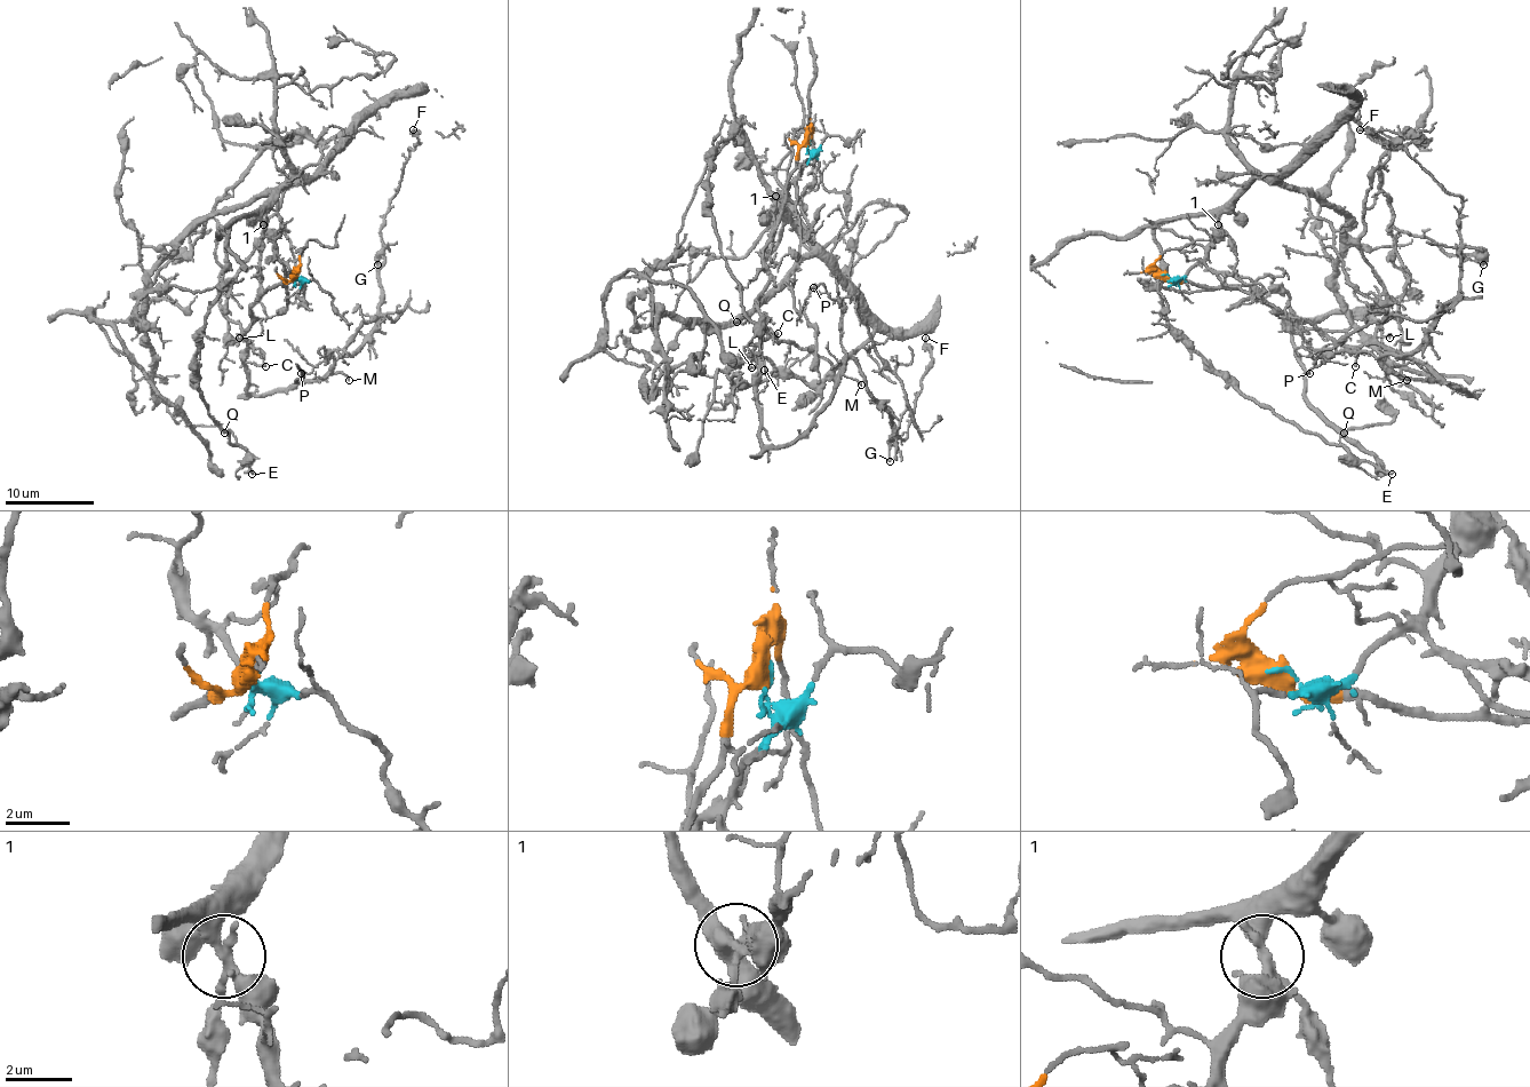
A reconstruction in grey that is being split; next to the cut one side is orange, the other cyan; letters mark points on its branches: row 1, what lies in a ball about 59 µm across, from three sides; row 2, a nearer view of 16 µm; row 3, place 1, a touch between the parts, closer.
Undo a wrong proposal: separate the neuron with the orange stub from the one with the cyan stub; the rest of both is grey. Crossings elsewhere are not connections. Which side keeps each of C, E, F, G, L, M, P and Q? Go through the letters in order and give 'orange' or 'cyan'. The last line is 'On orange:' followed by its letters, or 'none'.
C: orange
E: cyan
F: orange
G: orange
L: orange
M: orange
P: orange
Q: cyan
On orange: C, F, G, L, M, P

